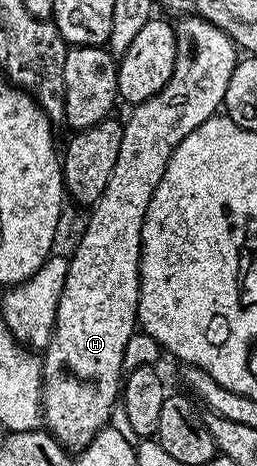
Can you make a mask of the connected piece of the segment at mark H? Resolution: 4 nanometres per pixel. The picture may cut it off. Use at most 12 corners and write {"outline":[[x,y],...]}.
{"outline":[[178,19],[167,86],[124,121],[43,349],[43,424],[110,423],[139,324],[141,231],[239,49]]}

